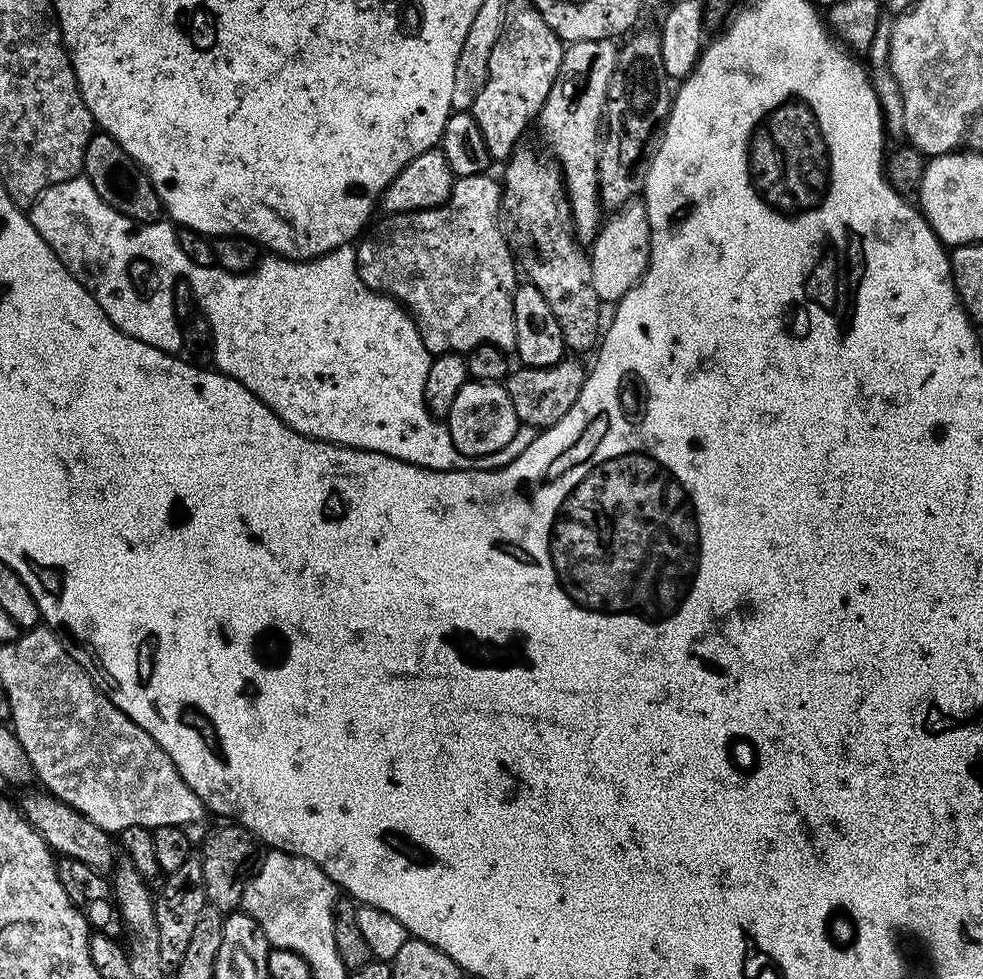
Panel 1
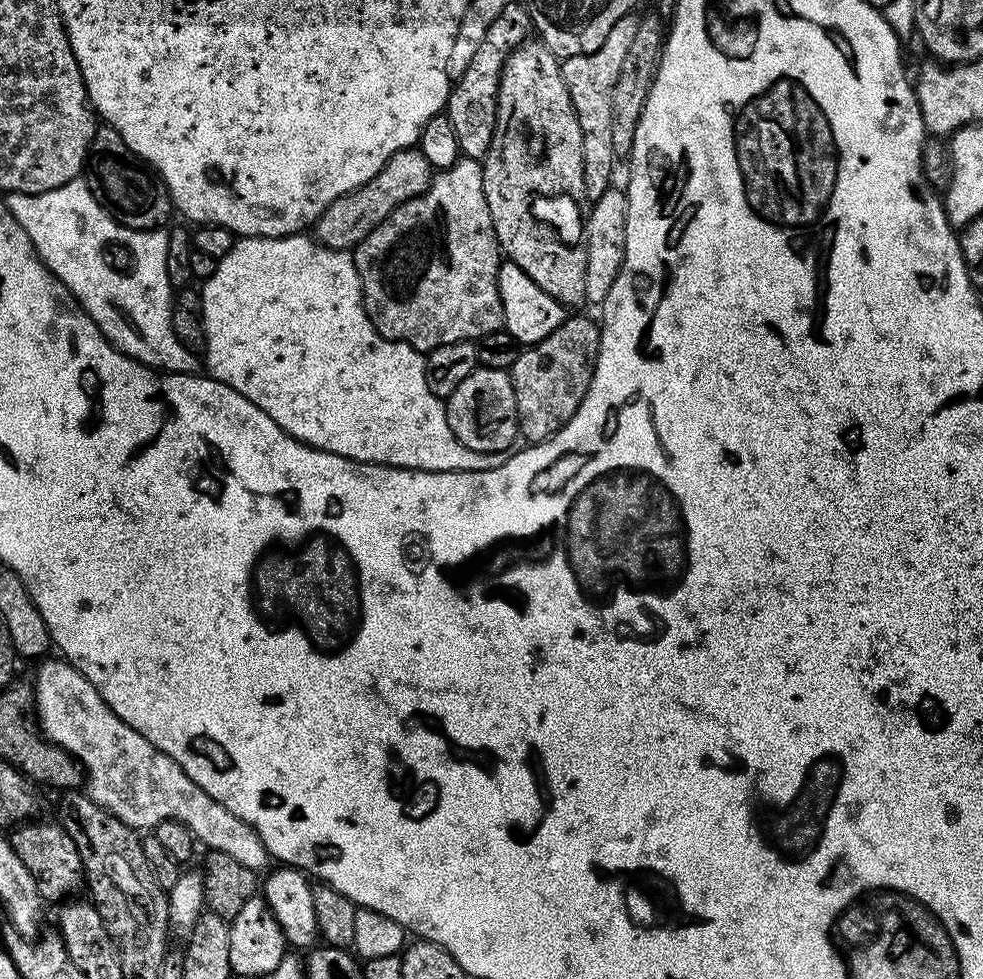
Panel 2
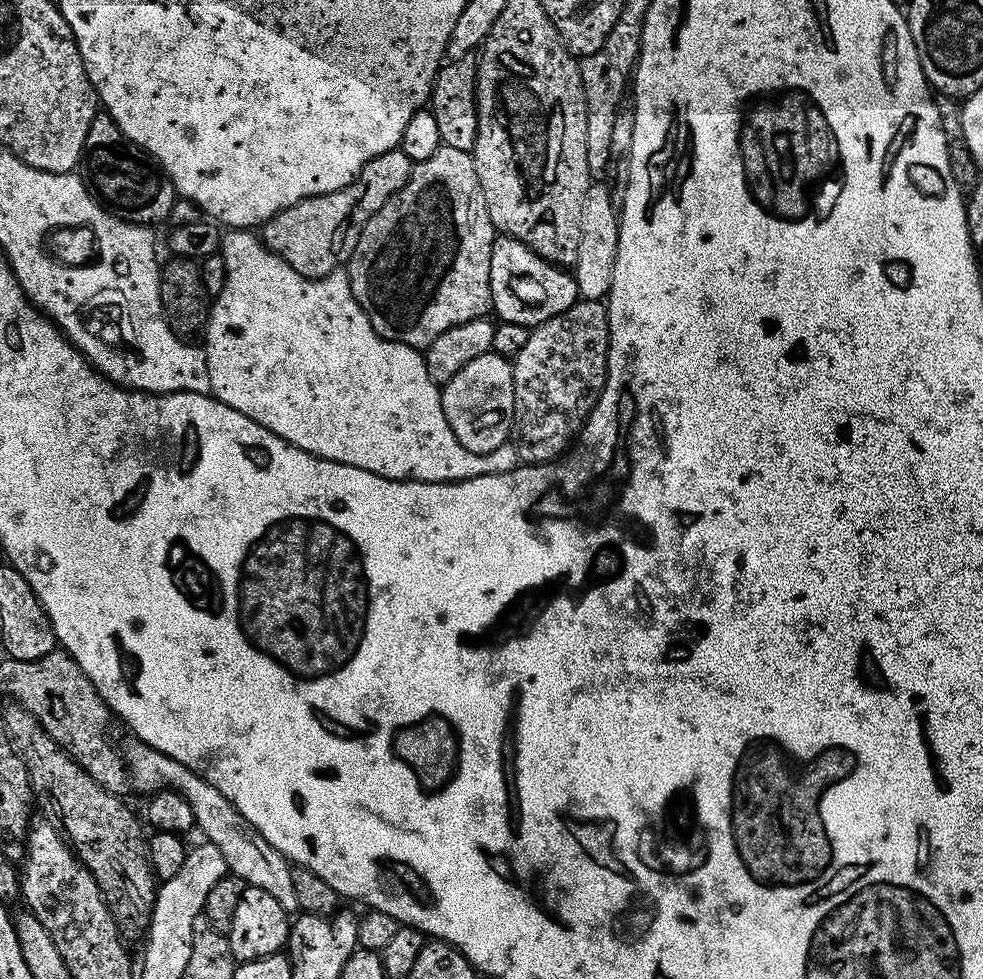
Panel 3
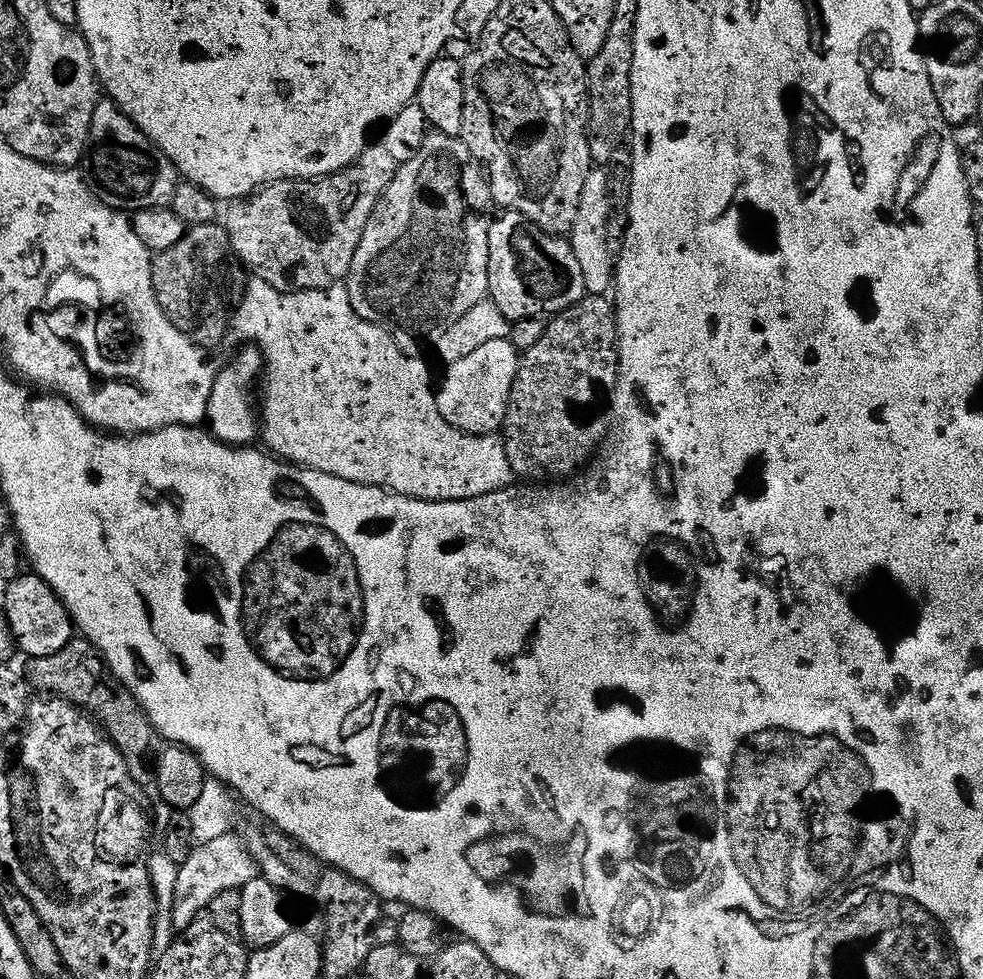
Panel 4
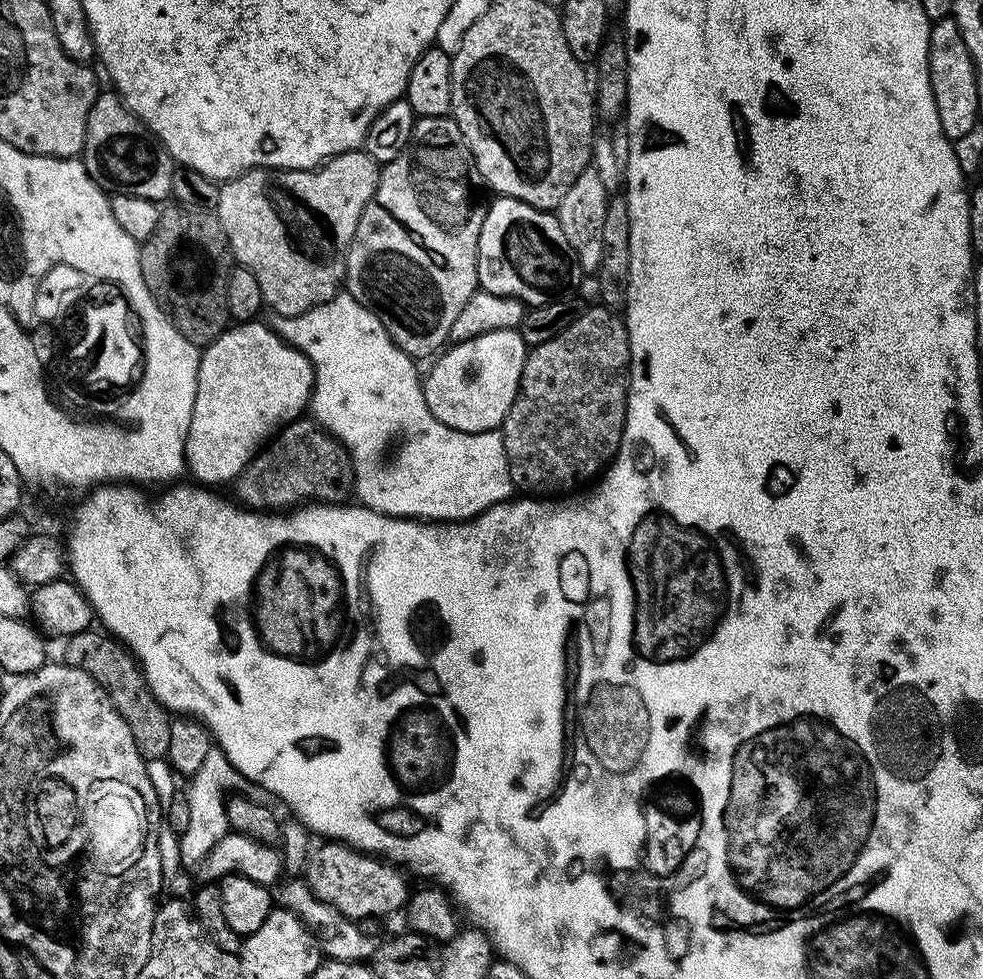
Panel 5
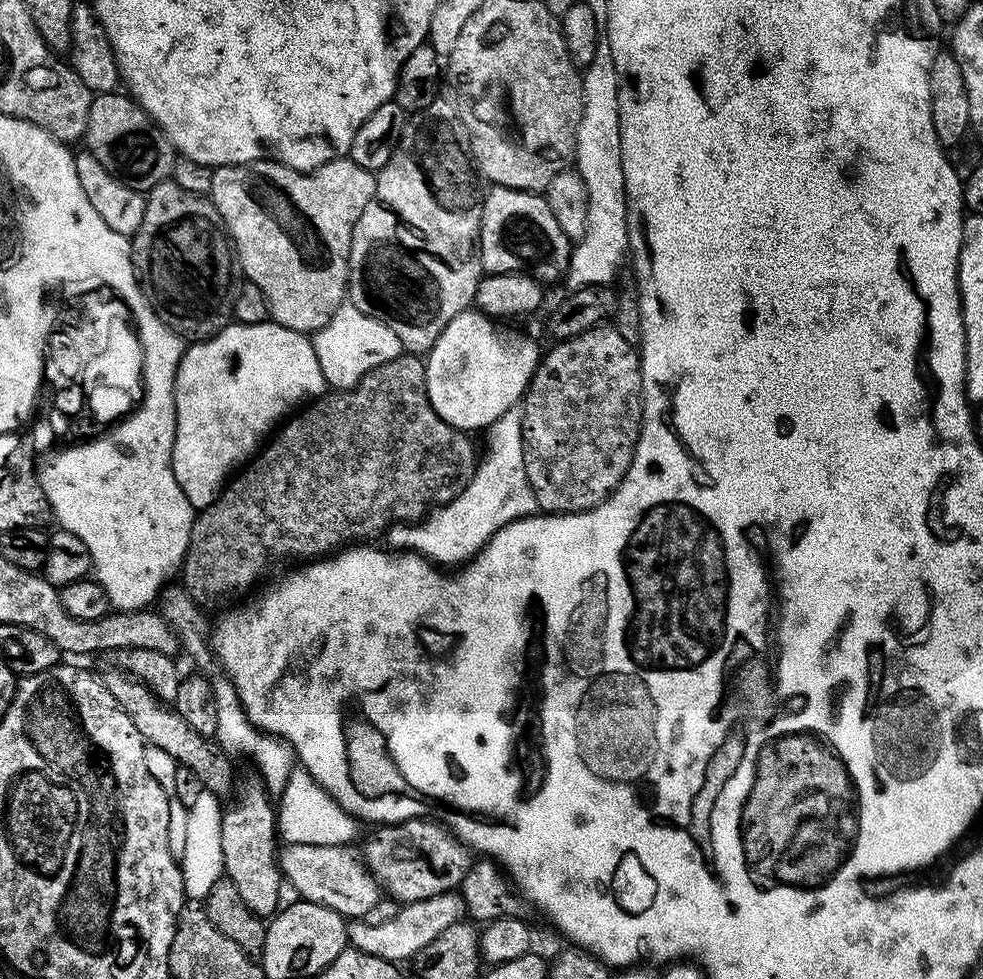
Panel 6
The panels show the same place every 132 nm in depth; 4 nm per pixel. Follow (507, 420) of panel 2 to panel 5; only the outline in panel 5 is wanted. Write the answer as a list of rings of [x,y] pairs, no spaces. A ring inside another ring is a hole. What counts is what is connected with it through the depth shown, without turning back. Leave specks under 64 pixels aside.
[[[515,328],[494,330],[461,344],[452,344],[439,353],[432,373],[423,381],[428,412],[454,430],[491,432],[499,429],[516,397],[528,349]]]

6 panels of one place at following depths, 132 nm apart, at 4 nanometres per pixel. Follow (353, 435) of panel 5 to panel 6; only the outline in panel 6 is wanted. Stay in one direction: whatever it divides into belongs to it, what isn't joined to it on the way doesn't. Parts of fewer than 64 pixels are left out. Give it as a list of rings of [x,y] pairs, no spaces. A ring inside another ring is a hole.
[[[350,302],[341,304],[334,318],[315,332],[311,342],[318,354],[318,366],[322,366],[325,385],[336,390],[354,387],[367,372],[374,370],[374,366],[382,366],[382,362],[402,355],[398,334],[394,334],[390,326],[362,314],[362,310]],[[514,407],[508,412],[504,412],[503,414],[501,414],[500,419],[494,421],[492,424],[489,424],[486,429],[486,435],[488,435],[488,453],[486,453],[485,456],[483,453],[482,459],[476,465],[476,472],[470,478],[467,486],[464,487],[464,489],[462,489],[457,494],[457,496],[449,502],[449,504],[437,507],[435,511],[433,511],[431,514],[425,515],[419,522],[413,523],[411,526],[397,527],[400,529],[397,530],[396,536],[401,540],[402,543],[404,543],[403,547],[405,549],[411,550],[422,556],[427,556],[429,560],[435,562],[440,566],[452,566],[448,564],[456,564],[455,566],[460,566],[465,562],[471,560],[472,557],[480,551],[482,545],[488,543],[488,539],[491,538],[491,536],[493,536],[496,531],[498,531],[498,529],[500,529],[502,526],[506,526],[510,522],[514,522],[520,516],[533,515],[533,513],[537,511],[536,499],[534,498],[534,494],[530,490],[530,482],[526,482],[526,472],[524,470],[524,443],[522,442],[522,432],[520,430],[519,407]]]

